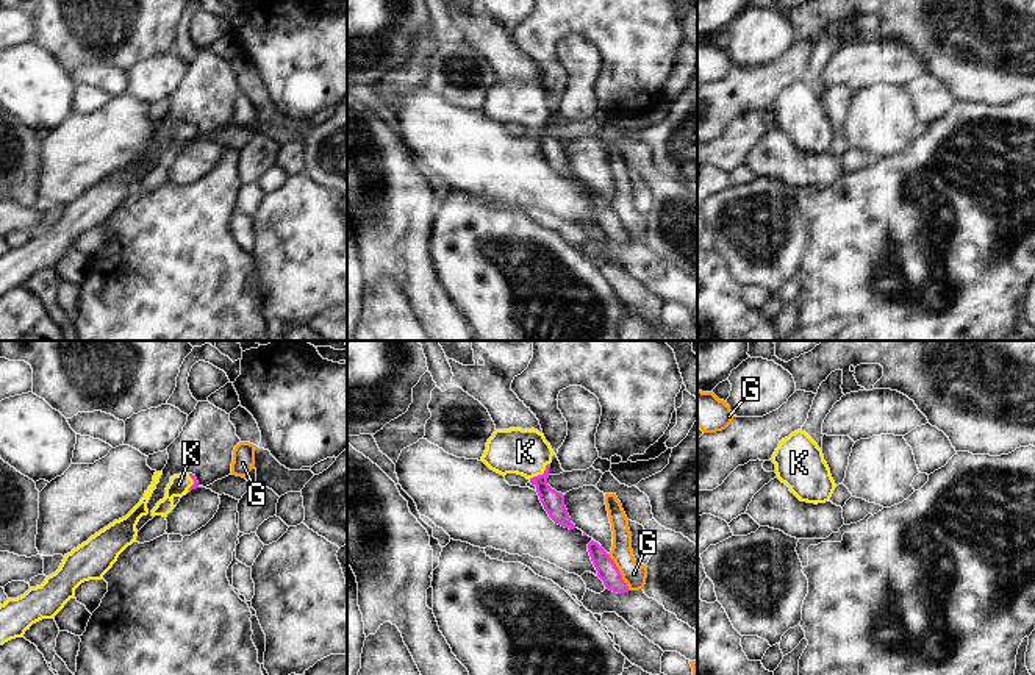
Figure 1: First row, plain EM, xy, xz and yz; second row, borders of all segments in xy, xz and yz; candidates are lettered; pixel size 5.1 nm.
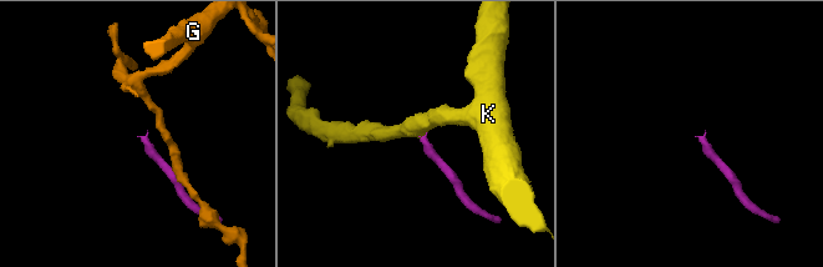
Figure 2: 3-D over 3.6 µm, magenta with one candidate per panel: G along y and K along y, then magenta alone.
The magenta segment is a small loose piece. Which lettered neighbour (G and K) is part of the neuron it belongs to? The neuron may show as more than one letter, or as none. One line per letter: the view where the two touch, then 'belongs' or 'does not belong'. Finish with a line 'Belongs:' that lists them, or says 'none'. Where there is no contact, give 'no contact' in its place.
G: xz | does not belong
K: xz | belongs
Belongs: K

